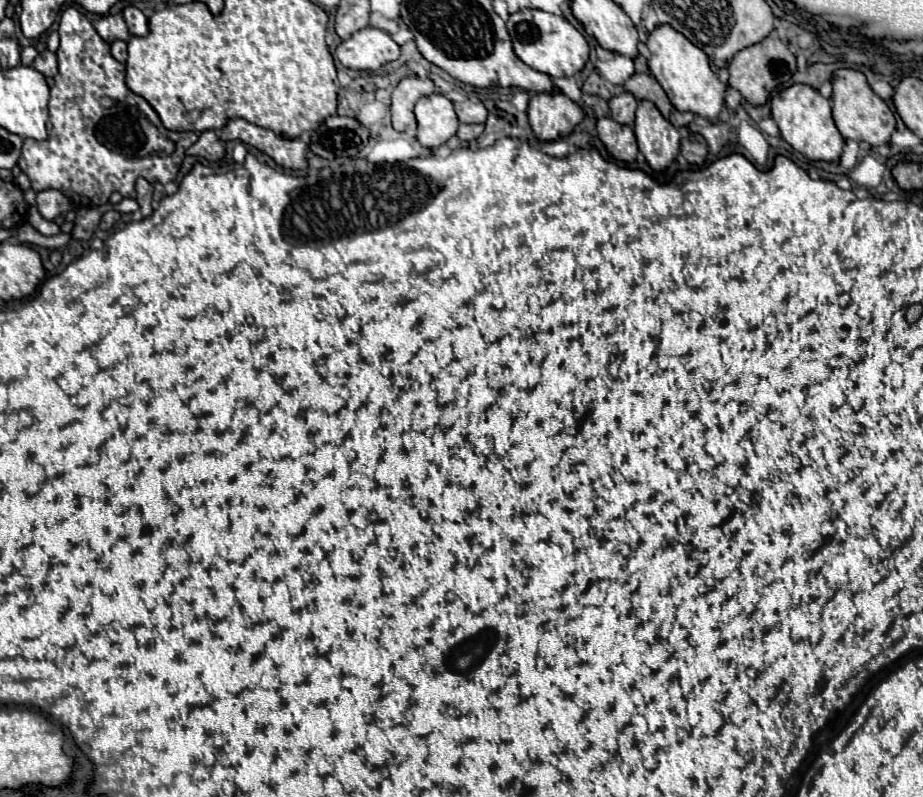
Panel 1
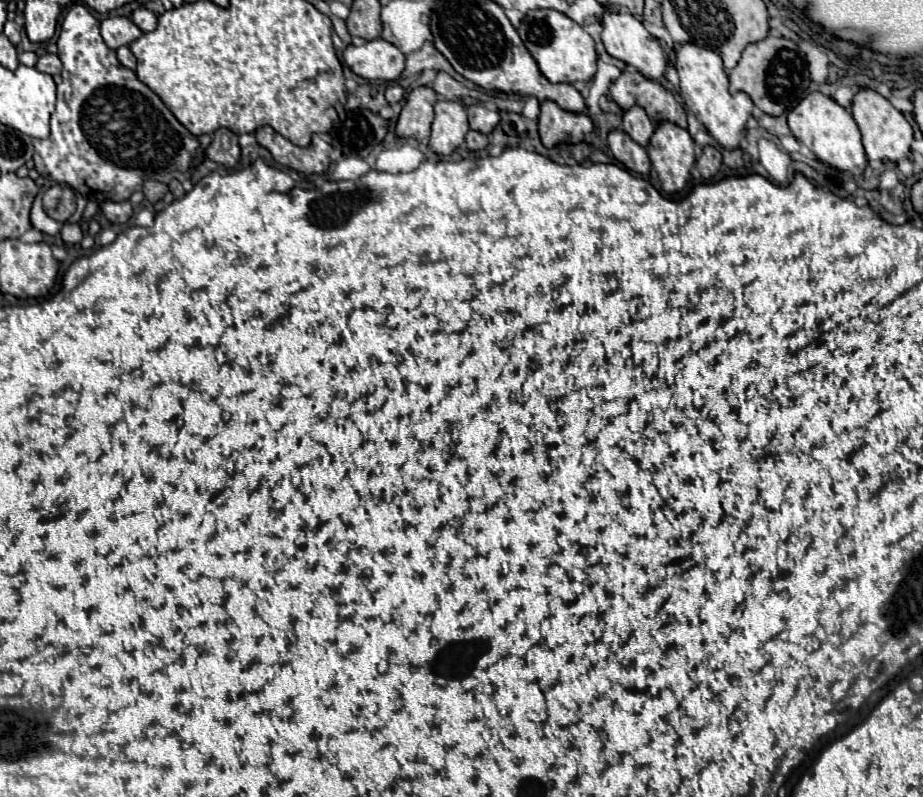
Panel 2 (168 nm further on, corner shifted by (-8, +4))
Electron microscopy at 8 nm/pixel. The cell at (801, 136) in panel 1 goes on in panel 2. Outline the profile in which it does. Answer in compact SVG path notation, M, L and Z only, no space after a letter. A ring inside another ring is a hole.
M809 93L793 111L787 115L789 129L797 141L801 141L819 161L833 165L839 171L849 171L851 175L863 175L867 169L867 157L861 145L861 133L853 115L843 109L837 101L823 93Z

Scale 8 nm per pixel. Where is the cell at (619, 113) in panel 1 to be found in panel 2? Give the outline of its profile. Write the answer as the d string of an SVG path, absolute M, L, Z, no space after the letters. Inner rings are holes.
M633 107L623 113L623 131L641 147L649 145L649 139L655 131L655 125L641 107Z

